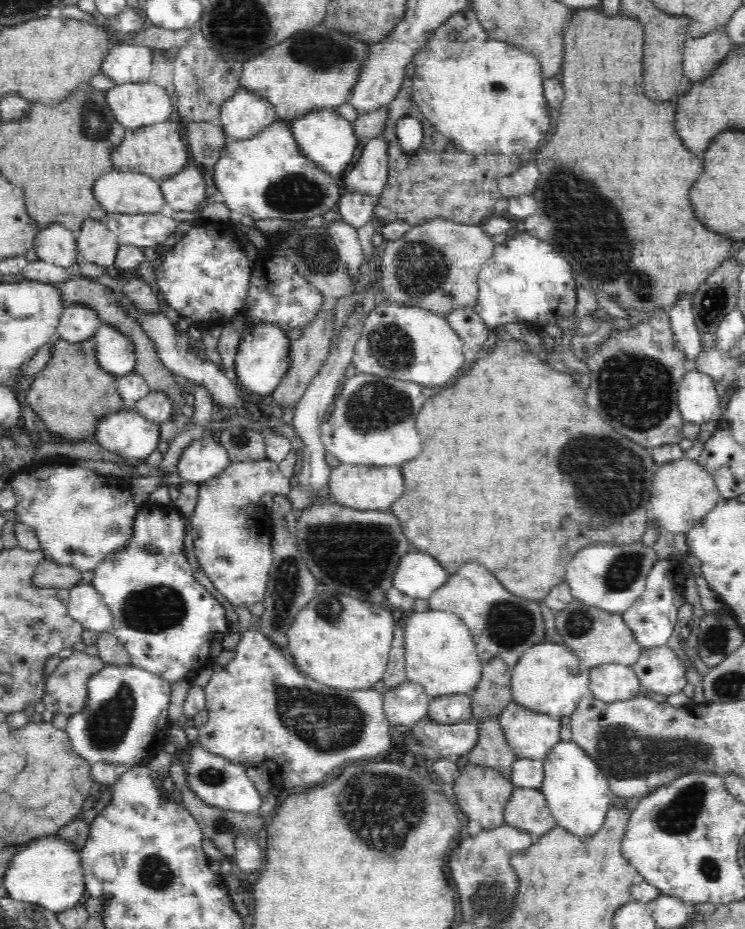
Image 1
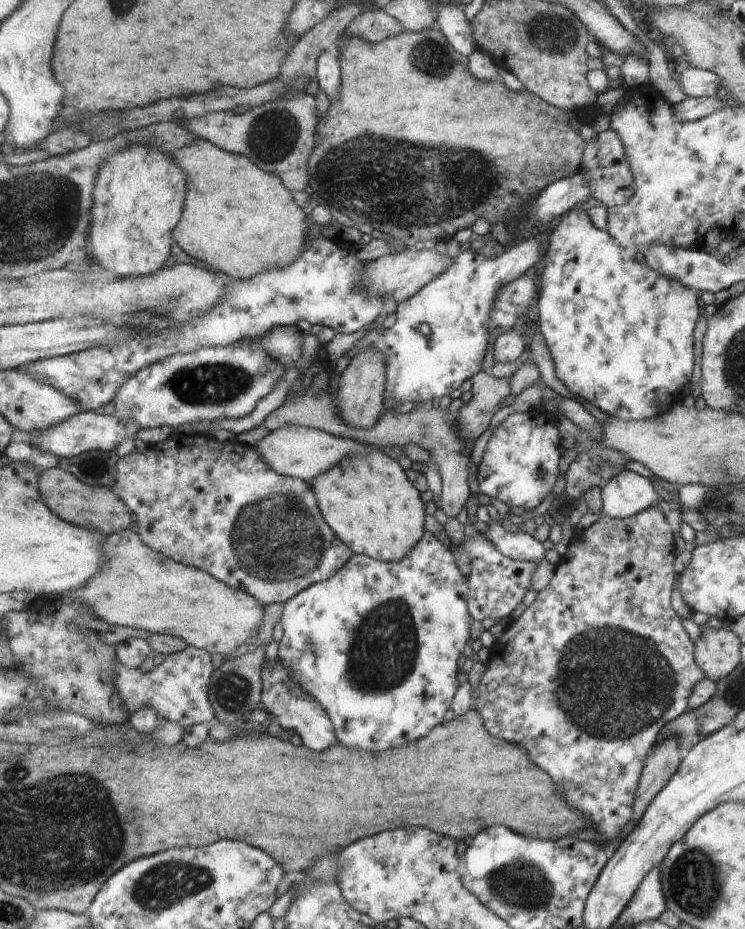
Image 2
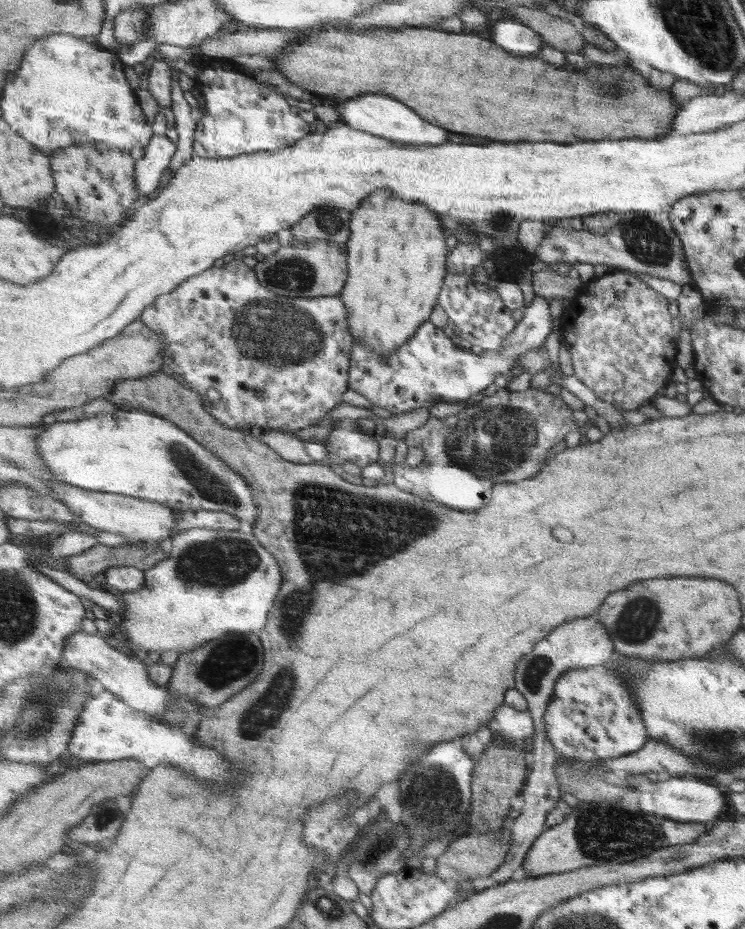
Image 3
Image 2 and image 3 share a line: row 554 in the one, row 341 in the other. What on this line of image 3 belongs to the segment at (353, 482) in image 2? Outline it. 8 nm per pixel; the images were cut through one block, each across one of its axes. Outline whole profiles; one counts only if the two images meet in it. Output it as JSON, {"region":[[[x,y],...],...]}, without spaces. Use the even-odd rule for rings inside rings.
{"region":[[[390,189],[370,192],[368,200],[351,211],[349,220],[350,236],[347,242],[347,264],[352,266],[352,280],[348,288],[339,293],[348,314],[352,314],[352,336],[354,341],[366,343],[378,356],[378,360],[387,357],[411,339],[422,324],[431,318],[431,312],[439,302],[442,280],[446,276],[446,240],[444,228],[438,222],[438,216],[420,204],[406,204]]]}

